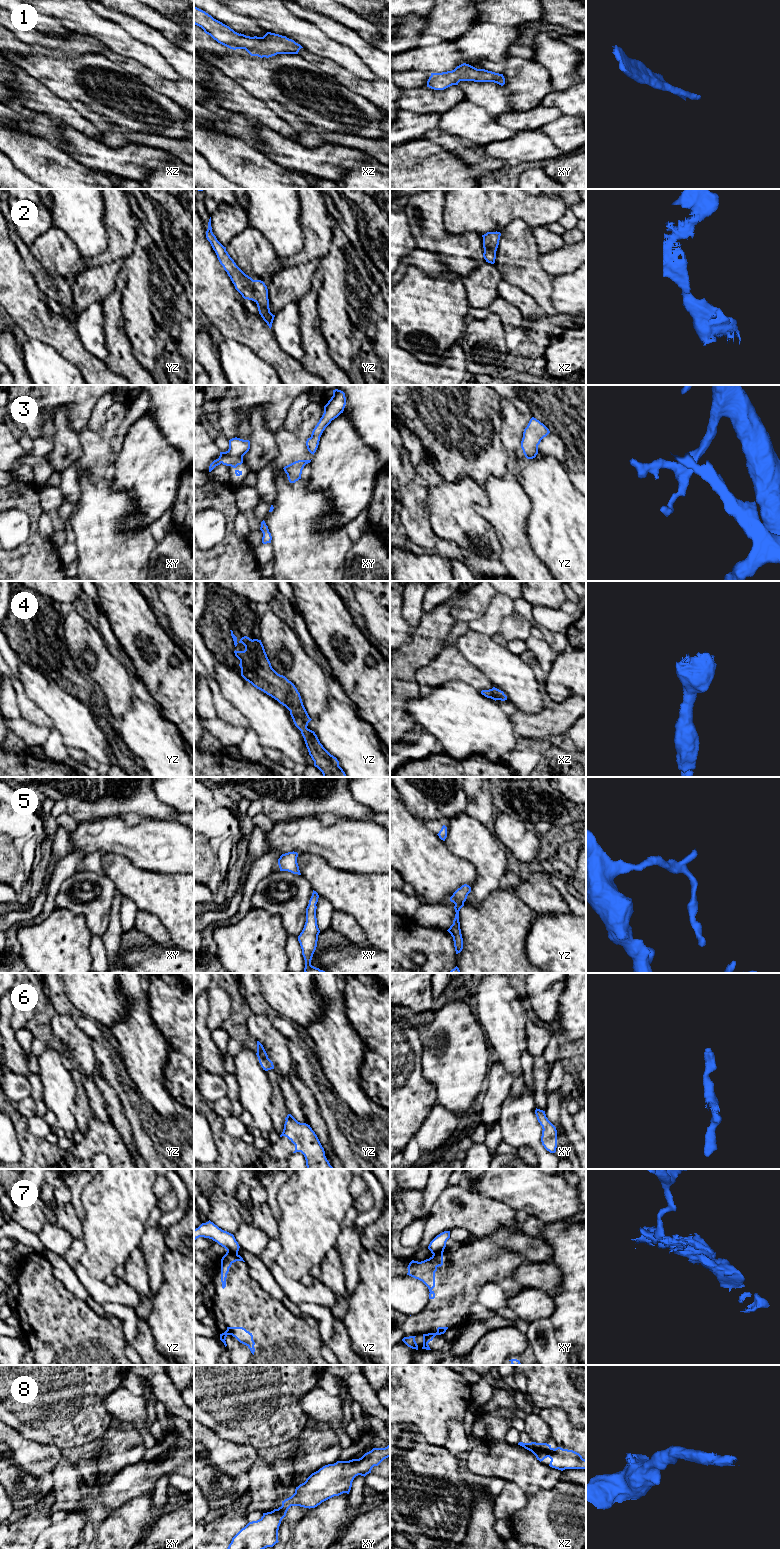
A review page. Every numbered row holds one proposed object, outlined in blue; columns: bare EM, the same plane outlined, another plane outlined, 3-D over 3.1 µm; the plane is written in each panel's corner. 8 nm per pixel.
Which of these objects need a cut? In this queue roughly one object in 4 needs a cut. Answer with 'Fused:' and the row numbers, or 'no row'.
Fused: 7

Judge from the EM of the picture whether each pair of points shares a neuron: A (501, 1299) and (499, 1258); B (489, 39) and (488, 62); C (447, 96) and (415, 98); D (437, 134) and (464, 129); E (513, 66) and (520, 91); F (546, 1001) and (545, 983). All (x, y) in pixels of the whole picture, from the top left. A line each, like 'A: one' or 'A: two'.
A: two
B: one
C: one
D: two
E: one
F: one

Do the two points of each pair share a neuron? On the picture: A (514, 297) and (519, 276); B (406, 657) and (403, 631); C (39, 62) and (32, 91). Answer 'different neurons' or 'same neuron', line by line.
A: different neurons
B: different neurons
C: different neurons

